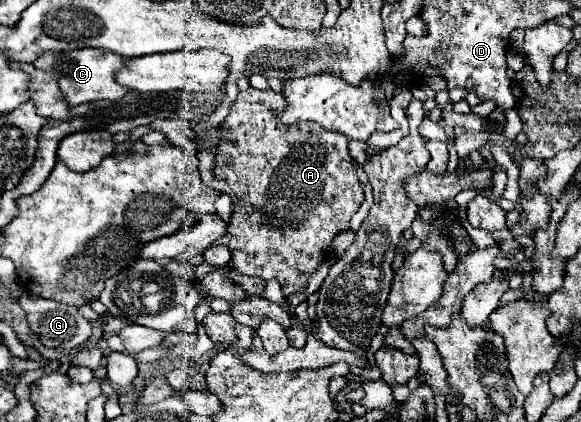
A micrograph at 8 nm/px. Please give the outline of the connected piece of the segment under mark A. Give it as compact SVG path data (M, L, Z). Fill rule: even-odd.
M249 87L233 101L229 115L221 123L223 141L217 147L213 177L225 181L237 197L227 233L215 241L231 251L229 265L243 275L275 279L281 283L283 295L301 293L319 263L329 255L331 241L337 233L351 229L351 217L363 203L363 189L357 179L353 159L347 151L349 139L341 133L325 131L315 123L299 123L283 127L277 121L277 107L285 105L285 97L271 89L259 91Z

